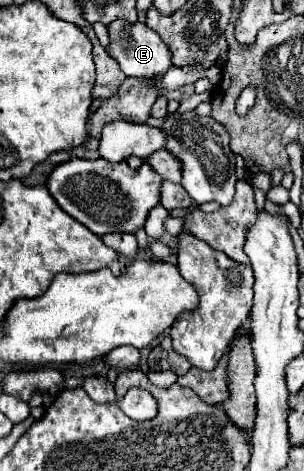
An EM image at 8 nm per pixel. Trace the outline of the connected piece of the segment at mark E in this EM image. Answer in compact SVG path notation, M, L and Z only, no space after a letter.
M116 20L108 26L110 30L110 46L108 46L108 54L118 60L120 70L126 76L134 76L134 78L156 78L156 76L164 76L168 68L172 68L172 54L168 52L168 46L160 40L160 36L150 30L146 24L128 24L122 20Z

